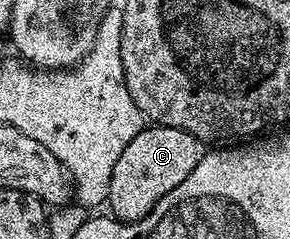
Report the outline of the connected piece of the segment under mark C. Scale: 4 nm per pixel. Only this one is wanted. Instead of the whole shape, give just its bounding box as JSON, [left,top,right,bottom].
[106,124,205,222]

